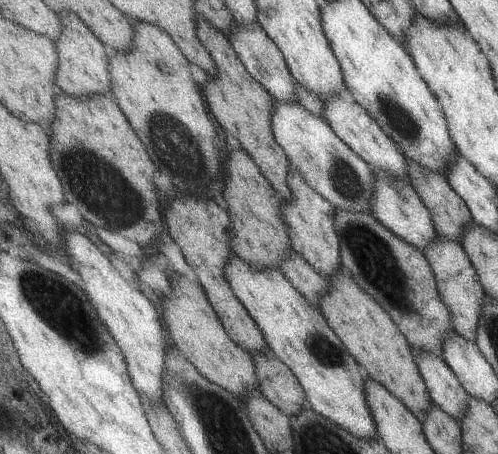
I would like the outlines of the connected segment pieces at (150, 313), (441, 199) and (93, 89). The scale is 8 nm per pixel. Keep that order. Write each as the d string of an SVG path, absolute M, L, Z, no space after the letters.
M78 231L64 232L65 251L70 259L70 266L79 276L79 287L86 293L86 298L95 308L98 318L109 330L112 338L116 341L118 348L121 348L125 358L126 368L129 372L134 388L137 389L142 398L163 404L163 376L165 375L165 346L168 343L163 338L165 330L162 326L162 314L160 310L154 308L152 302L140 291L131 287L131 284L112 266L108 257L88 239Z
M412 159L408 160L407 168L409 170L407 172L409 183L415 188L417 195L430 211L431 219L438 236L442 239L461 242L462 231L465 231L465 226L472 223L473 220L464 200L454 192L454 189L448 184L447 178L439 172L421 167Z
M62 13L61 31L55 42L57 69L55 84L59 92L66 95L110 95L111 84L108 72L109 58L116 52L105 45L74 13Z

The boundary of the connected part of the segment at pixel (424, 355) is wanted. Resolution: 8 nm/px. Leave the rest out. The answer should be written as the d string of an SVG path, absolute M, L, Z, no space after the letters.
M412 349L419 373L424 379L432 404L463 420L469 395L445 360L434 353Z

